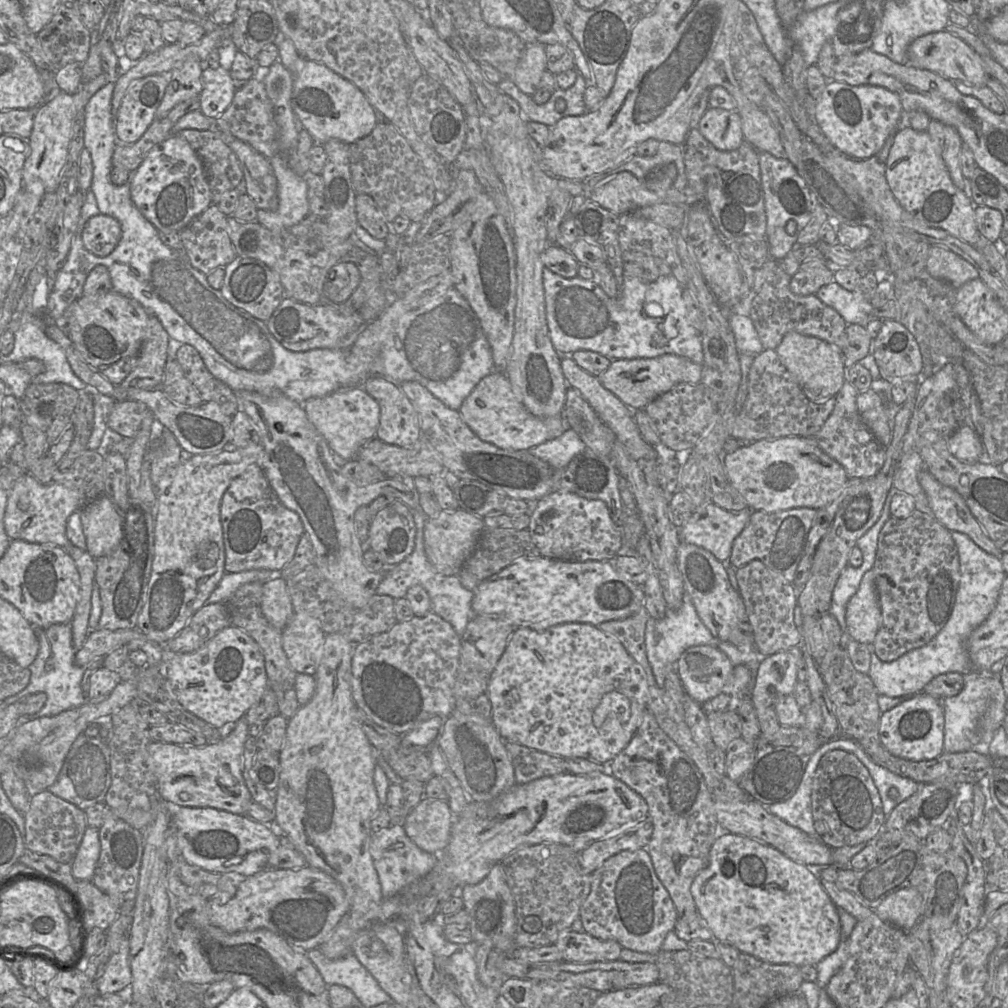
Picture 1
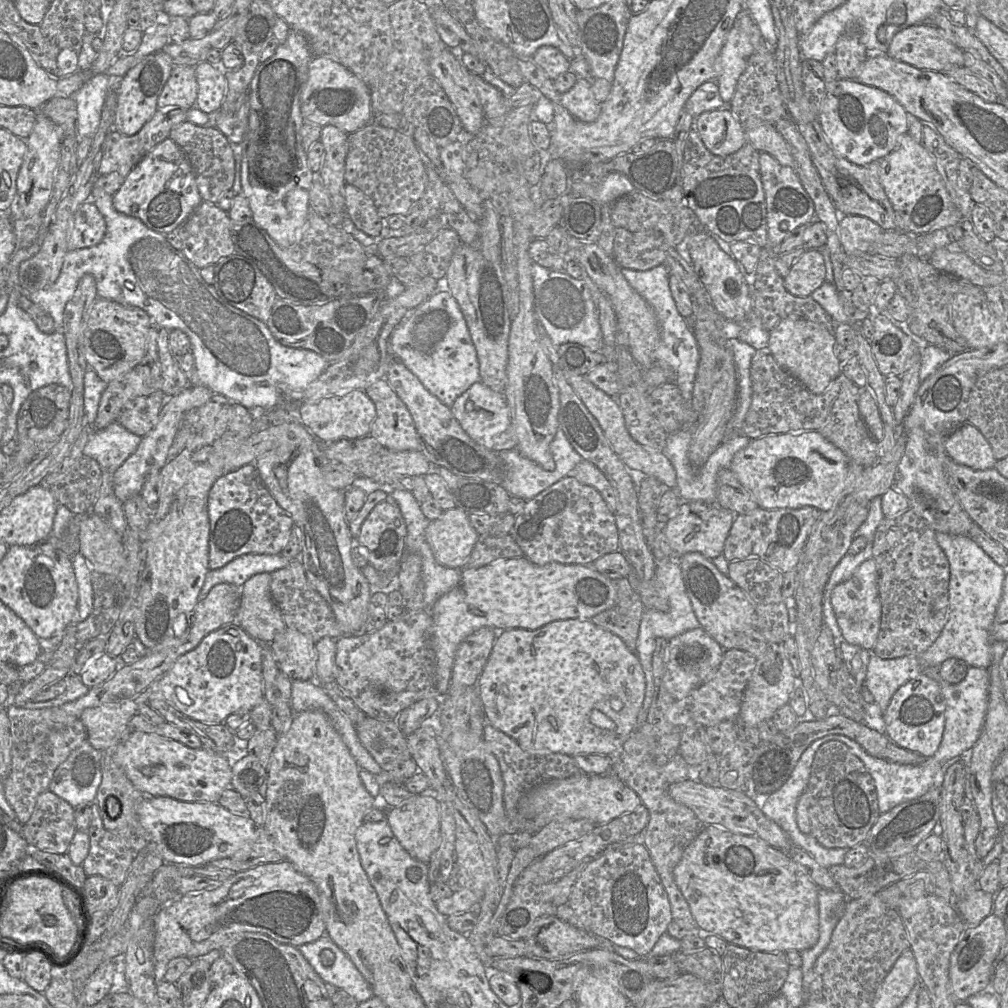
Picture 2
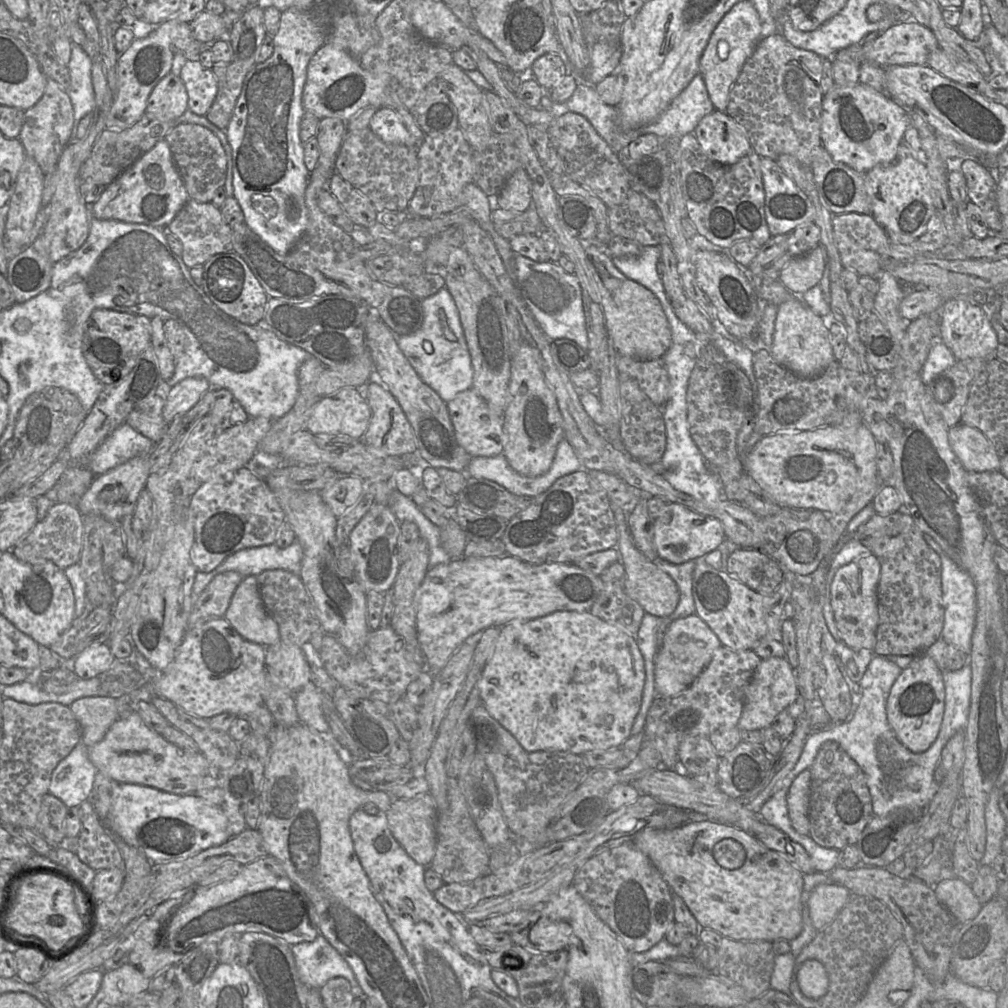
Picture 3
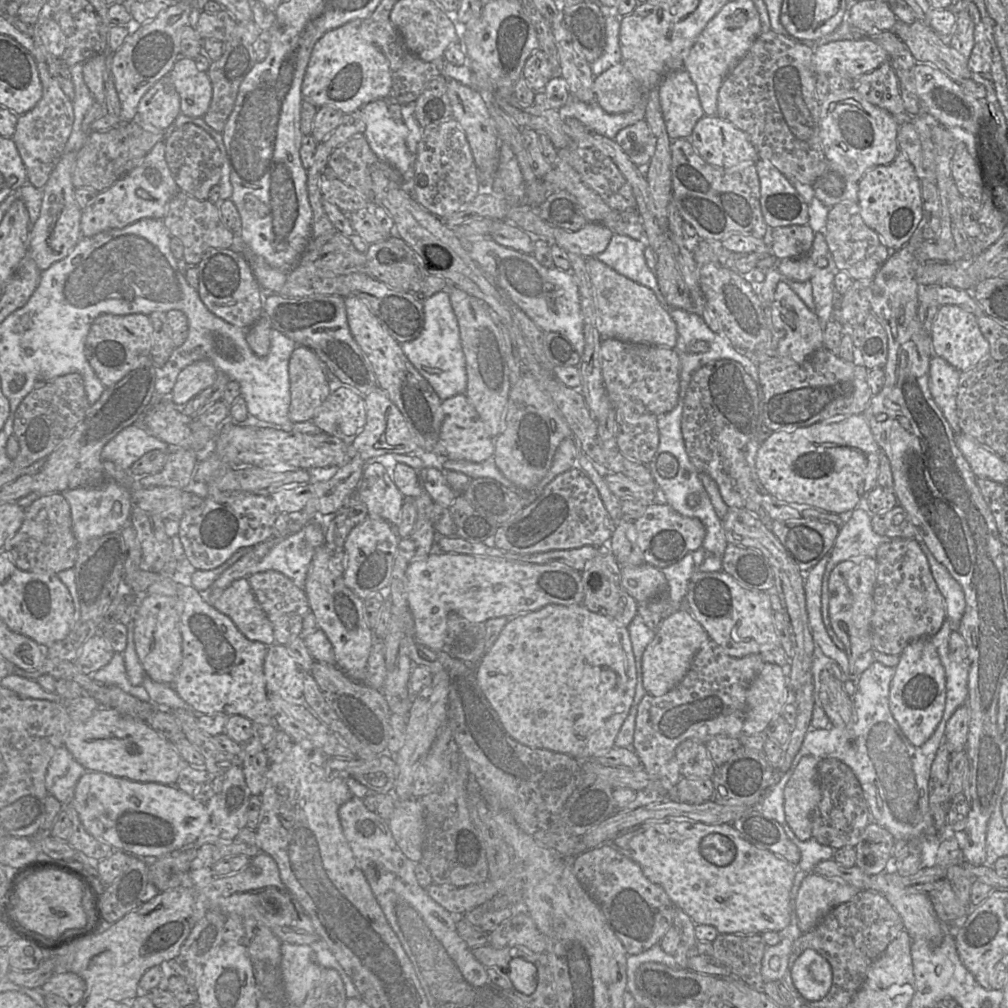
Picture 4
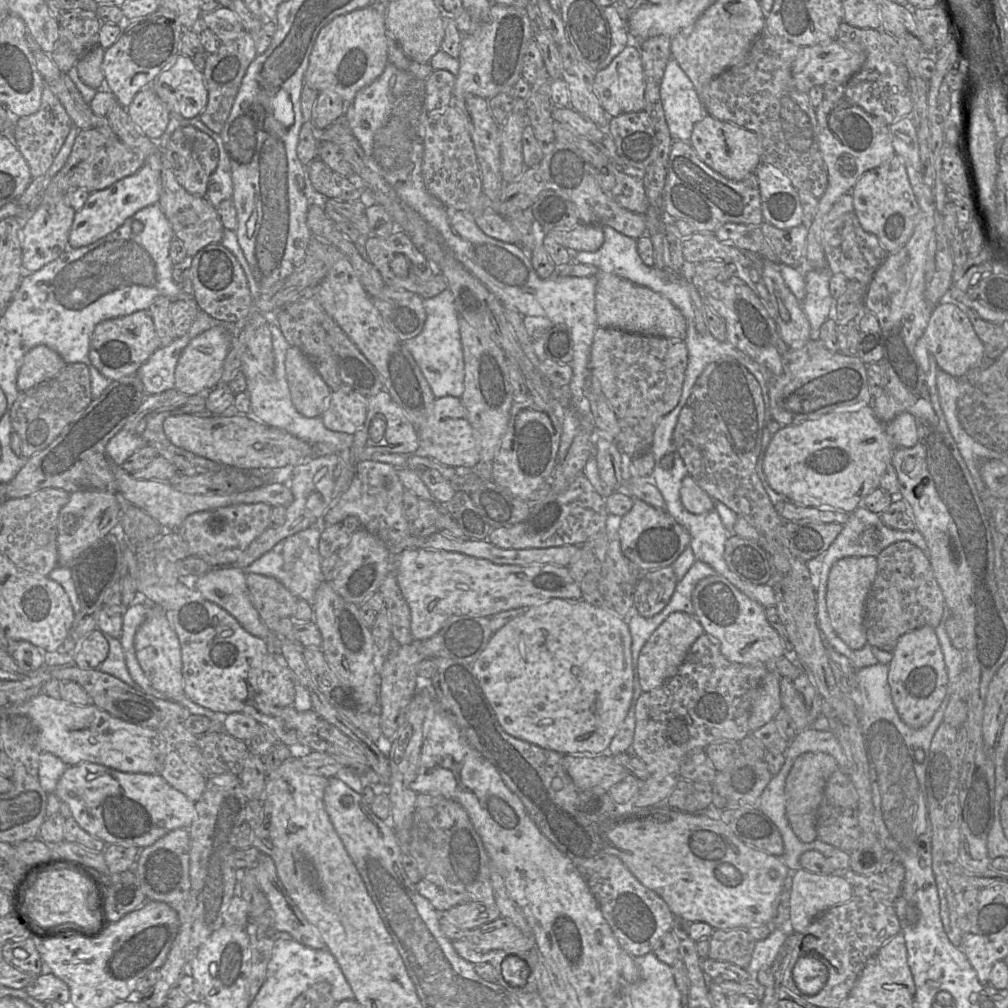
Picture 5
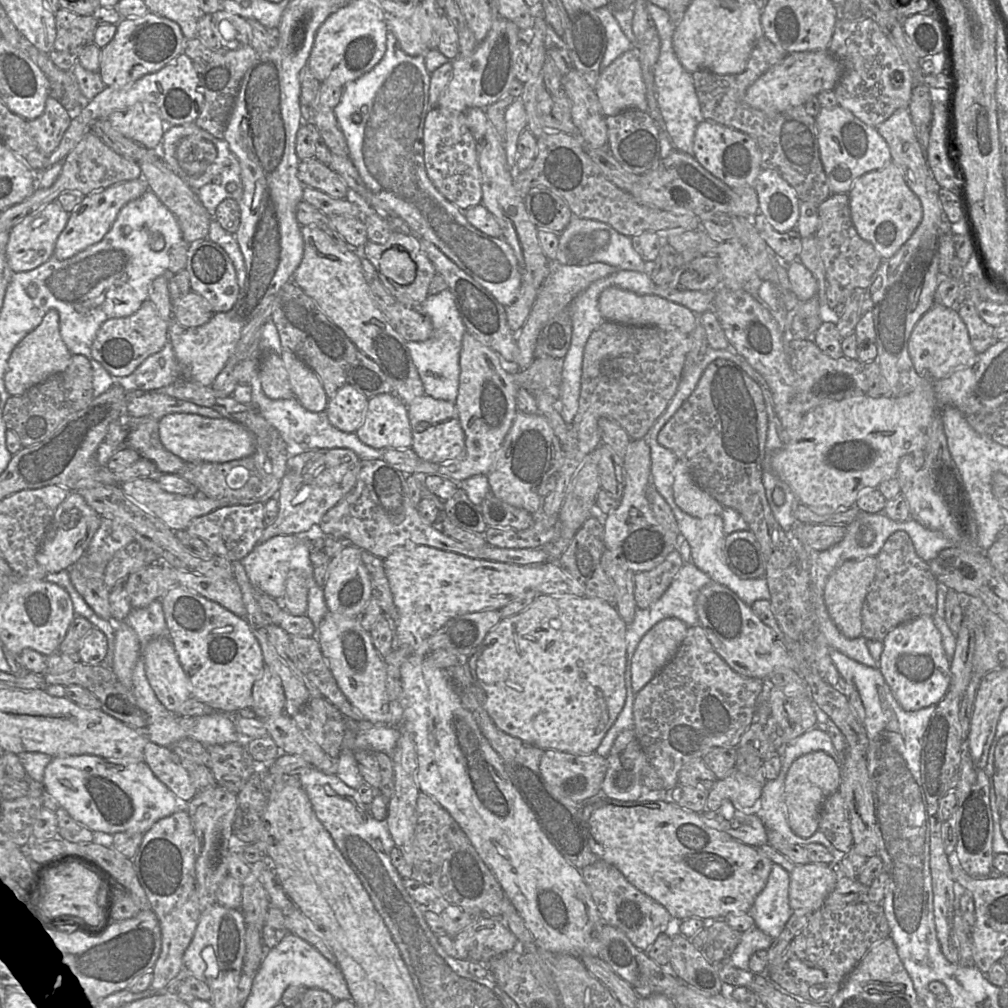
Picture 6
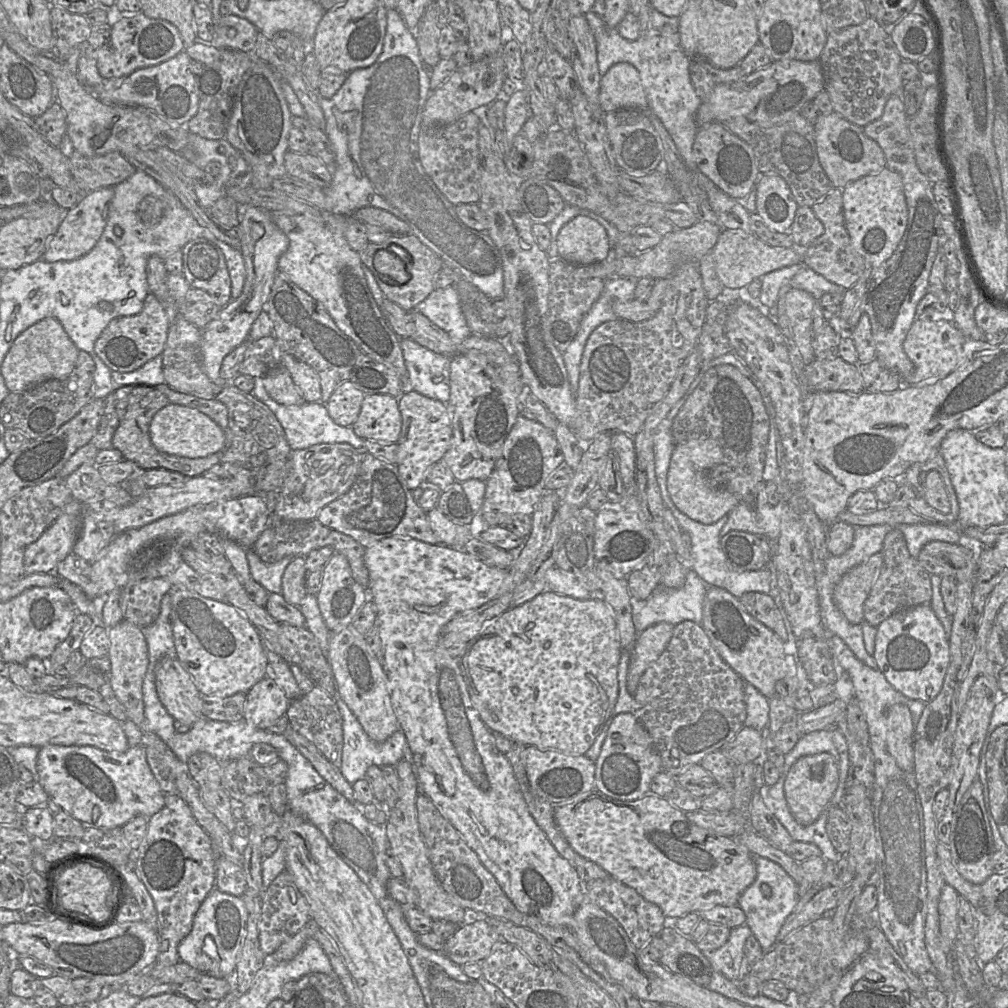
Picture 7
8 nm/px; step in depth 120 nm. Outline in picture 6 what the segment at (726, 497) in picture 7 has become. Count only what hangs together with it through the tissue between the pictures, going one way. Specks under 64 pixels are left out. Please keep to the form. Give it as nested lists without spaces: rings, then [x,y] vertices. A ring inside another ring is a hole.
[[[679,459],[676,461],[674,466],[673,498],[676,505],[683,512],[696,518],[704,518],[711,514],[721,516],[724,508],[717,500],[715,500],[695,483],[687,465]]]

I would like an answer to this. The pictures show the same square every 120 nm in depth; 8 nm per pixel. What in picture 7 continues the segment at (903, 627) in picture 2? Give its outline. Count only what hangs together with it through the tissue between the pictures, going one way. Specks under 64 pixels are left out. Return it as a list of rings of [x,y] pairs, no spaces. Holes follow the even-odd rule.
[[[894,529],[885,536],[882,554],[882,567],[863,605],[864,621],[874,627],[897,611],[930,604],[932,597],[931,574],[909,553],[905,537],[900,530]]]

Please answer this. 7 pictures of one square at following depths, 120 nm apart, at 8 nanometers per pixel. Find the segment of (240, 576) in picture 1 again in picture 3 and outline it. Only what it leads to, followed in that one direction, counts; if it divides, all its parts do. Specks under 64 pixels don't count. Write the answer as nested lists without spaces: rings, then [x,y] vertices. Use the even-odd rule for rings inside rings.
[[[297,540],[286,548],[279,548],[275,544],[244,548],[228,556],[211,572],[197,571],[193,592],[200,595],[216,575],[227,571],[235,571],[243,578],[274,569],[287,570],[300,576],[302,557],[303,549]]]

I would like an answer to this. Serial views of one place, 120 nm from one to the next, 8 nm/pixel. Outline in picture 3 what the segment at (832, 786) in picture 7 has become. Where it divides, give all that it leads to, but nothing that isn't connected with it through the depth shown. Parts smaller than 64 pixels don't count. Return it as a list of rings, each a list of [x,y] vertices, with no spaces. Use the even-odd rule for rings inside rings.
[[[806,769],[792,782],[787,793],[788,815],[792,827],[801,835],[810,835],[809,802],[811,795],[811,771]]]

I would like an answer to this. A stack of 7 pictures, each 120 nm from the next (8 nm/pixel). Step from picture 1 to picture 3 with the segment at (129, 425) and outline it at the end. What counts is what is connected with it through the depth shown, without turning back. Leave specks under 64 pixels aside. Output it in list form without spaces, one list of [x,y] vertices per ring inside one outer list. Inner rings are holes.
[[[157,394],[151,399],[145,399],[131,411],[125,422],[158,443],[168,426],[163,418],[165,402],[165,399]]]

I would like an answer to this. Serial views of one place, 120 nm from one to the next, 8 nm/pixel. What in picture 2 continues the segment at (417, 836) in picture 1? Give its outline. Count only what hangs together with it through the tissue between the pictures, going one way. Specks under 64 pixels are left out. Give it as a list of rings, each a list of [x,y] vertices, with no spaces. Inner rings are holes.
[[[412,796],[400,806],[390,808],[388,824],[401,846],[416,860],[429,863],[440,845],[440,804],[434,796]]]

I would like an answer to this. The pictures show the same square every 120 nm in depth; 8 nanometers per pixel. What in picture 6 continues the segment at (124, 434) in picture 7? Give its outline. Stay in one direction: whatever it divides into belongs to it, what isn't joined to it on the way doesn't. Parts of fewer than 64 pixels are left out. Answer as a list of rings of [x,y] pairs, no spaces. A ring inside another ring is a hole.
[[[145,417],[143,422],[135,426],[132,418],[132,429],[124,445],[137,451],[141,458],[152,461],[158,473],[178,474],[186,464],[163,446],[158,421],[153,417]]]

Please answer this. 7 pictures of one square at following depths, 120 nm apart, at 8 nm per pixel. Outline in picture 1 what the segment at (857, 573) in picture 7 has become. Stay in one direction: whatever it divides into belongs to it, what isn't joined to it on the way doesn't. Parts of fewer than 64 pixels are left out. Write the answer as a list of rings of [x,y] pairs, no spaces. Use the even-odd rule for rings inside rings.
[[[873,568],[867,571],[857,592],[846,605],[846,631],[853,640],[871,645],[882,623]]]

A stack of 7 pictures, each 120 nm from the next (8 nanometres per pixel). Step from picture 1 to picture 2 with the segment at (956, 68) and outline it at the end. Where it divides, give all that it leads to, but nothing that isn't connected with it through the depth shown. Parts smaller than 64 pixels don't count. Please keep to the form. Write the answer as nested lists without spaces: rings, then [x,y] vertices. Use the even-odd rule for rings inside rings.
[[[916,24],[897,32],[892,38],[886,55],[916,68],[943,72],[945,69],[963,67],[964,51],[949,42],[934,25]]]

